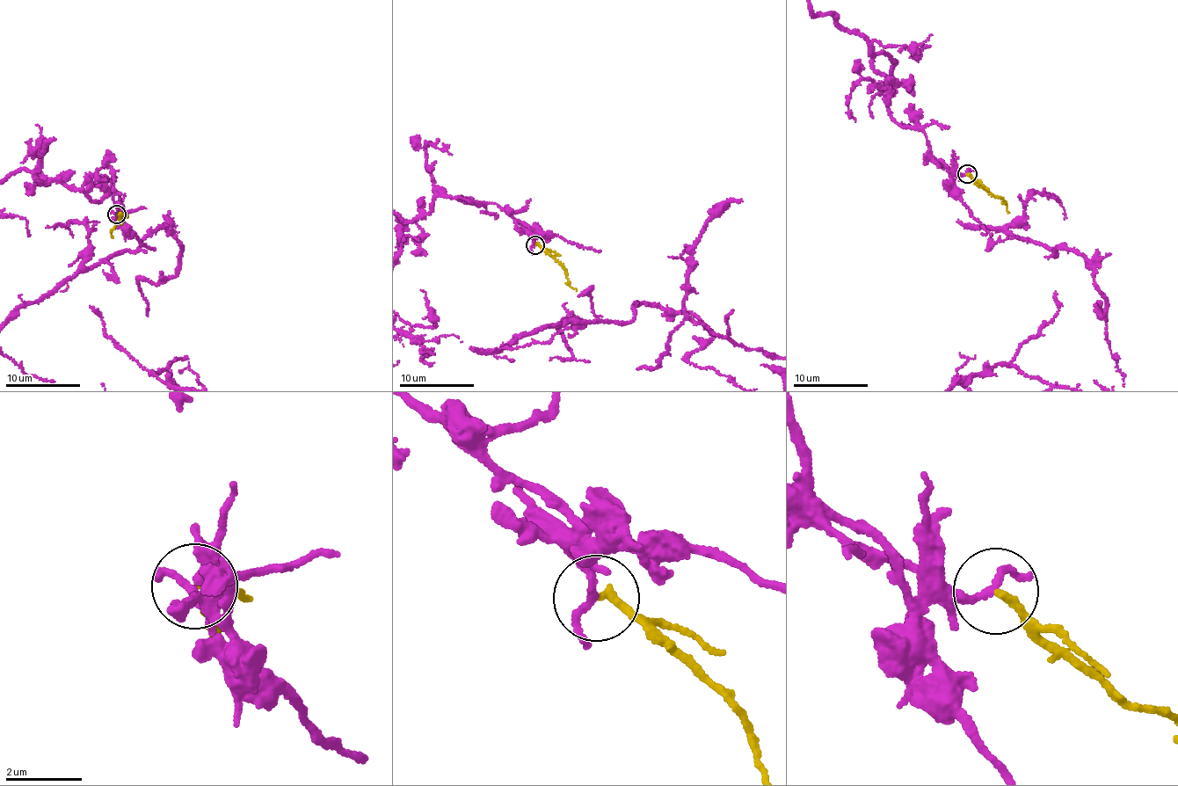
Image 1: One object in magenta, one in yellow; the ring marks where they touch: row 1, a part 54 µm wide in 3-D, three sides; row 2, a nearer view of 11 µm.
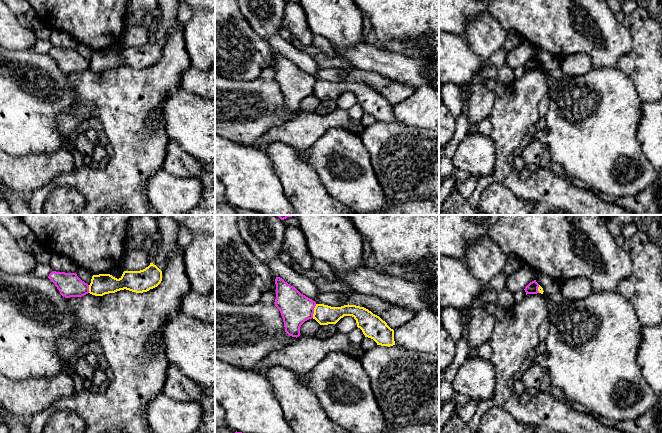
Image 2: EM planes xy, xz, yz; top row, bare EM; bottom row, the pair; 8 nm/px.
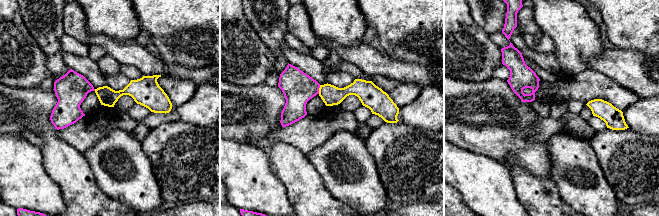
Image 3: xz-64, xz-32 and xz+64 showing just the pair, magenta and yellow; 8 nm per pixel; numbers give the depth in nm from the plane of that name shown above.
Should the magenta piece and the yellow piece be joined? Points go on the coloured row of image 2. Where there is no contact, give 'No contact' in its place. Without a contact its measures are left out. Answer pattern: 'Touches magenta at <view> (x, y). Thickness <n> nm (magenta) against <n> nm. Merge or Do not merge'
Touches magenta at xz (313, 311). Thickness 260 nm (magenta) against 160 nm. Do not merge

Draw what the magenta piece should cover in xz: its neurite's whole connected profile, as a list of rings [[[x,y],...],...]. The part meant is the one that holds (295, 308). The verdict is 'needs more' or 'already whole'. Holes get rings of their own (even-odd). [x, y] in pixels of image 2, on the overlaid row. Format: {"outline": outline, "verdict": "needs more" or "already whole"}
{"outline": [[[276,277],[275,306],[283,318],[285,332],[292,337],[299,337],[301,325],[313,318],[316,302],[301,294],[295,287]]], "verdict": "already whole"}

